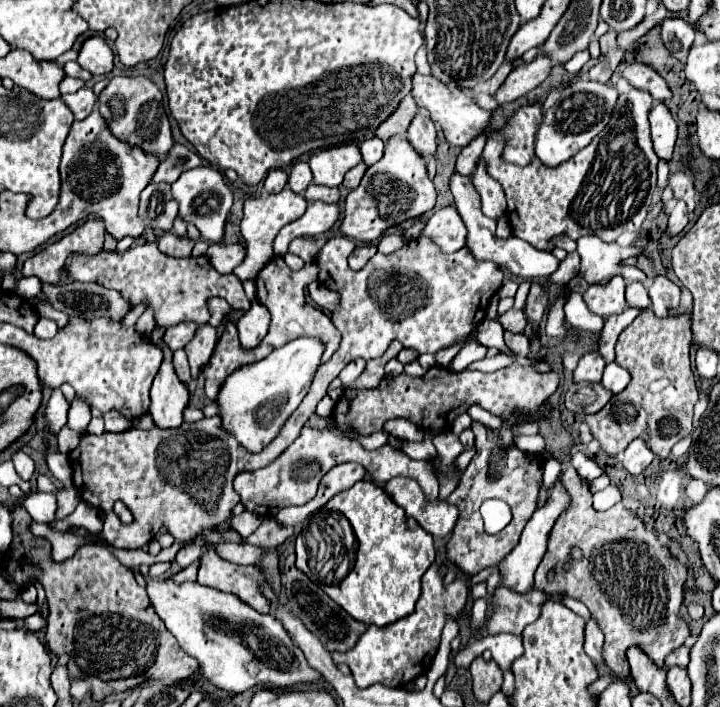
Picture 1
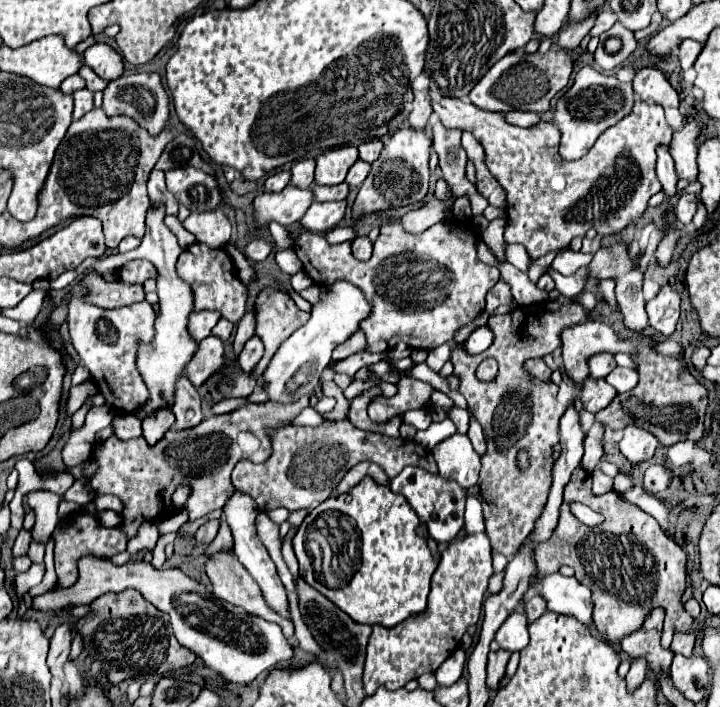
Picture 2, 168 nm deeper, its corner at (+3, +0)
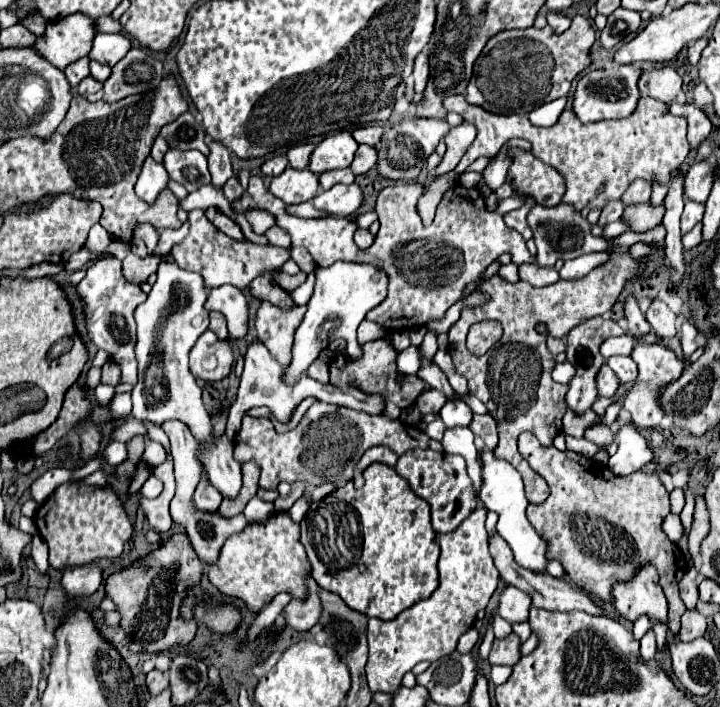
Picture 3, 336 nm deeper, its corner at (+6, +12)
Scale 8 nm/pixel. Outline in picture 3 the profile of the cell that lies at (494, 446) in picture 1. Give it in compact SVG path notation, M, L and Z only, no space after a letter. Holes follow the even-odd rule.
M610 246L608 252L610 258L604 264L598 264L586 276L576 280L558 280L546 288L536 288L522 280L510 284L500 278L500 274L494 274L478 288L488 296L488 300L480 306L464 308L458 322L454 322L448 330L448 348L456 370L466 376L470 394L478 396L488 406L490 416L498 422L500 442L494 452L496 456L508 460L522 474L526 496L532 504L540 504L548 498L548 484L544 484L544 478L536 474L518 452L518 436L528 430L542 444L550 446L554 436L562 432L562 416L566 412L568 392L564 384L552 380L556 358L546 348L546 336L536 332L536 324L544 322L552 336L562 338L582 320L608 312L624 290L624 284L642 274L642 258L632 258L628 246ZM482 320L498 320L504 328L504 334L484 356L474 356L466 348L466 334L474 322Z

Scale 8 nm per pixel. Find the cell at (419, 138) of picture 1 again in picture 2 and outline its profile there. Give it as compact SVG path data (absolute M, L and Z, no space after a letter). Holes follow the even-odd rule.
M427 90L415 92L415 100L413 100L413 110L409 114L409 126L413 130L425 130L429 116L431 116L431 98Z

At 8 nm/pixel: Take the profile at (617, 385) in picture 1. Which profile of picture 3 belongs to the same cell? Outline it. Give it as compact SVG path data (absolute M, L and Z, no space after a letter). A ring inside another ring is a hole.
M612 356L612 358L608 358L606 364L614 370L614 374L618 376L618 380L622 384L636 380L638 368L636 368L636 362L630 356Z

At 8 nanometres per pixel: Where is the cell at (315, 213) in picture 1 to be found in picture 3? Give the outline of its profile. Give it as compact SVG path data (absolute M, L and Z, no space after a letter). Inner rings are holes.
M354 182L350 186L336 184L332 190L320 192L312 202L318 210L326 210L332 216L352 216L362 206L362 188Z

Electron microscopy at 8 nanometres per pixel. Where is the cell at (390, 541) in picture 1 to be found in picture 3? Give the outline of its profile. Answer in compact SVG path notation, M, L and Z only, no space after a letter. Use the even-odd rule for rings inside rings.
M372 464L370 468L364 470L364 486L362 488L356 488L354 482L350 480L348 484L340 486L338 490L334 490L330 496L318 500L318 502L312 502L308 514L302 518L300 522L300 528L302 528L302 544L308 552L308 558L310 558L310 564L312 564L312 578L324 588L324 590L332 590L334 594L340 594L342 600L346 602L346 606L350 606L352 610L356 612L362 612L366 614L368 618L374 616L374 618L380 618L380 620L394 620L402 610L414 606L418 600L424 600L428 598L436 588L438 588L438 556L440 556L440 546L436 542L436 532L430 524L430 504L422 498L418 498L410 484L396 474L394 468L390 466L384 466L384 464Z

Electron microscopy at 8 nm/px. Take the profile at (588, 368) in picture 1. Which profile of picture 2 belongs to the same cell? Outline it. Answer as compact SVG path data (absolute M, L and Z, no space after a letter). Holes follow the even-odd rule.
M595 354L587 360L587 366L589 366L589 376L591 378L605 378L613 368L615 368L615 360L611 354Z

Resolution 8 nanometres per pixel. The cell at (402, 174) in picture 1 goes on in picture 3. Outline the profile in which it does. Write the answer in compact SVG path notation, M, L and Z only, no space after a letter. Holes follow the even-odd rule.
M412 118L388 128L378 144L378 172L390 180L416 180L426 158L436 150L438 142L448 134L450 124L436 118Z

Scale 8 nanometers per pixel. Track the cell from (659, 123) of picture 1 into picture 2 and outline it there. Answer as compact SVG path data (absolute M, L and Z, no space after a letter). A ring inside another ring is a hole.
M659 144L657 148L657 176L659 176L659 182L665 190L667 196L673 196L677 190L675 190L675 184L677 184L677 176L675 176L675 168L673 168L673 158L669 154L669 148Z

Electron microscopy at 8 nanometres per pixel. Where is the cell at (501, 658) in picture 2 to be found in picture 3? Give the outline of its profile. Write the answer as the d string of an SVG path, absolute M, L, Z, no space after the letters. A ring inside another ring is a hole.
M514 632L502 640L494 640L490 656L488 656L490 664L506 664L506 666L514 666L520 658L522 658L520 656L520 638Z

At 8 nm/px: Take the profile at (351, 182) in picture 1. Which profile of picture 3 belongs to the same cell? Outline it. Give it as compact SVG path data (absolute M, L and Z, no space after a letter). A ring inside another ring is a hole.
M360 144L356 154L354 154L354 162L352 162L352 172L354 174L364 174L368 172L370 168L374 168L378 162L378 150L374 146L368 146L368 144Z

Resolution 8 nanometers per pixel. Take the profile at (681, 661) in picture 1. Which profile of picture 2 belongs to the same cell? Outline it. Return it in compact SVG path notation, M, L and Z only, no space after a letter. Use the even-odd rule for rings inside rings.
M677 632L677 634L673 636L673 642L671 642L671 650L673 650L675 654L691 656L693 644L695 644L695 634L691 634L691 632Z

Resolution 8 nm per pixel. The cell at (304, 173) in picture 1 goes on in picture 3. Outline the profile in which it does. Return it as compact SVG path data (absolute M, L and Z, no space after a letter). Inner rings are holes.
M300 144L300 146L294 146L288 150L288 162L292 168L296 170L304 170L308 168L308 162L310 162L310 154L314 150L314 144Z

